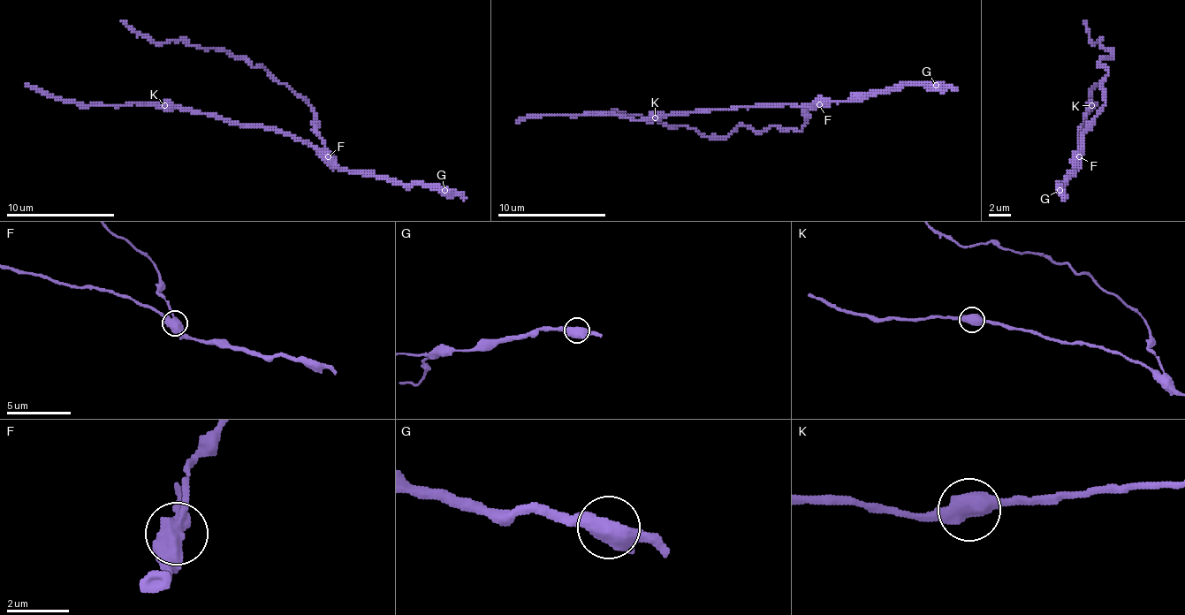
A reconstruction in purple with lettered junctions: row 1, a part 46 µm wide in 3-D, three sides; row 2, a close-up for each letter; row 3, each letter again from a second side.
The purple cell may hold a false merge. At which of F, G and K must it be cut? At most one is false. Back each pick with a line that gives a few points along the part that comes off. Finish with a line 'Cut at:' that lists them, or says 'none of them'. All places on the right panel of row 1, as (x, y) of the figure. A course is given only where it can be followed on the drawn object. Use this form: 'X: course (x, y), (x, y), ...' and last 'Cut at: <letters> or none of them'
F: course (1078, 157), (1081, 132), (1105, 105), (1100, 62), (1111, 56), (1083, 21)
Cut at: F

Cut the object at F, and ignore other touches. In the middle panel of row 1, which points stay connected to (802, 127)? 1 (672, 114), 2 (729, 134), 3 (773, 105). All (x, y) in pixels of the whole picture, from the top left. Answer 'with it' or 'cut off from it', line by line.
1: cut off from it
2: with it
3: cut off from it

